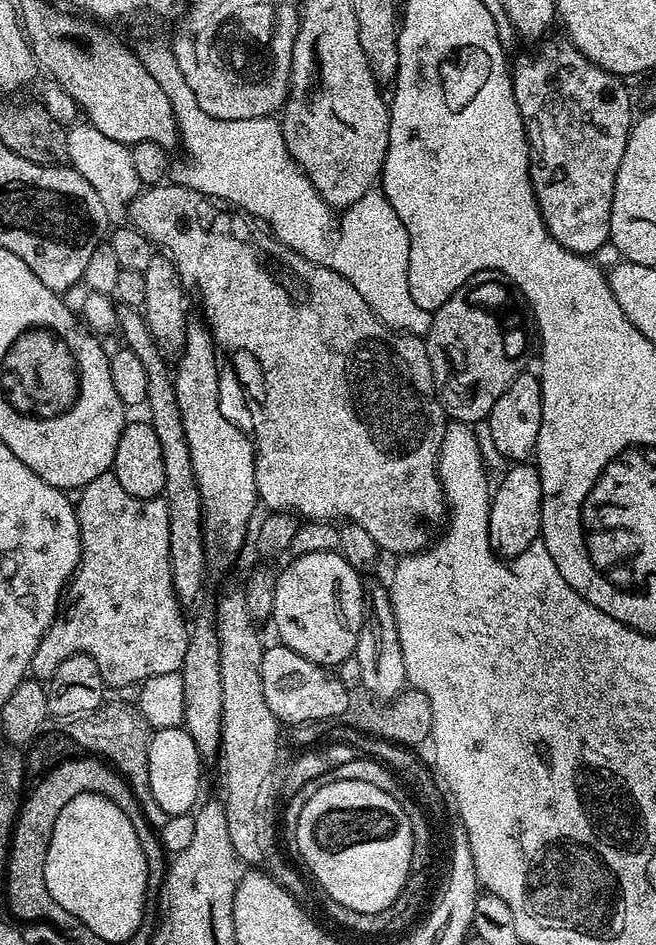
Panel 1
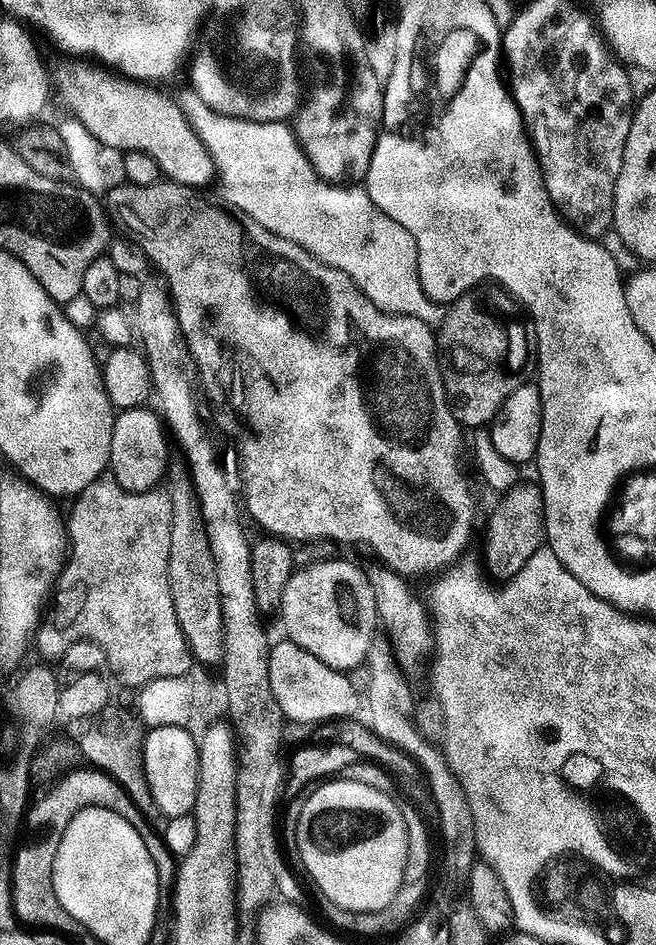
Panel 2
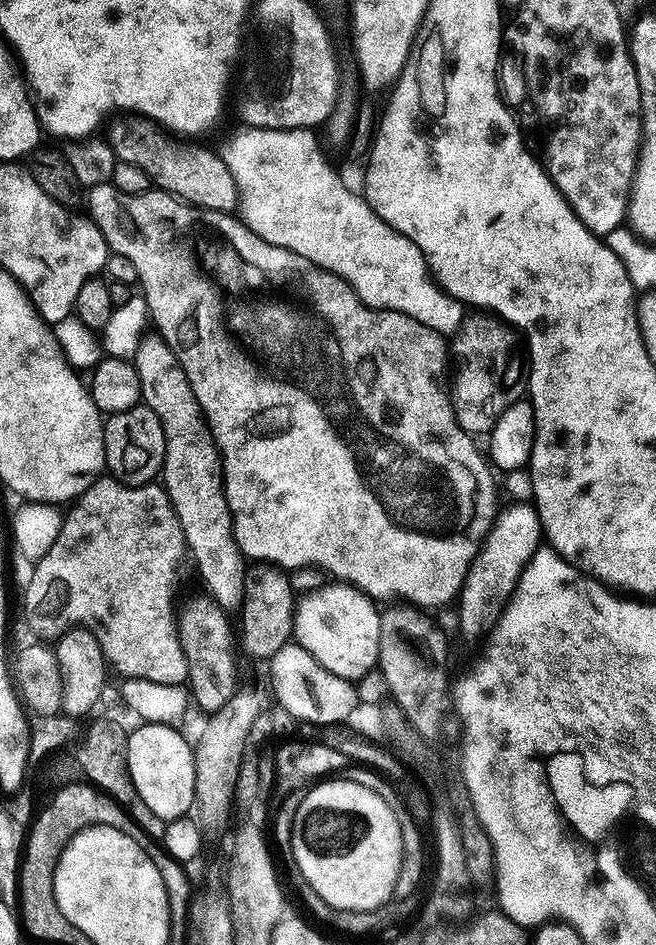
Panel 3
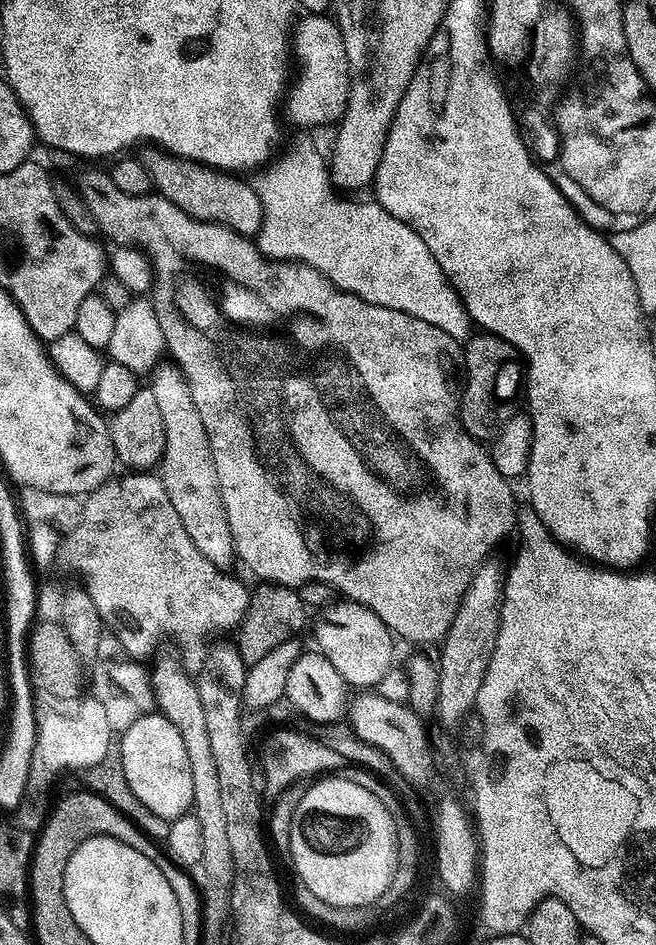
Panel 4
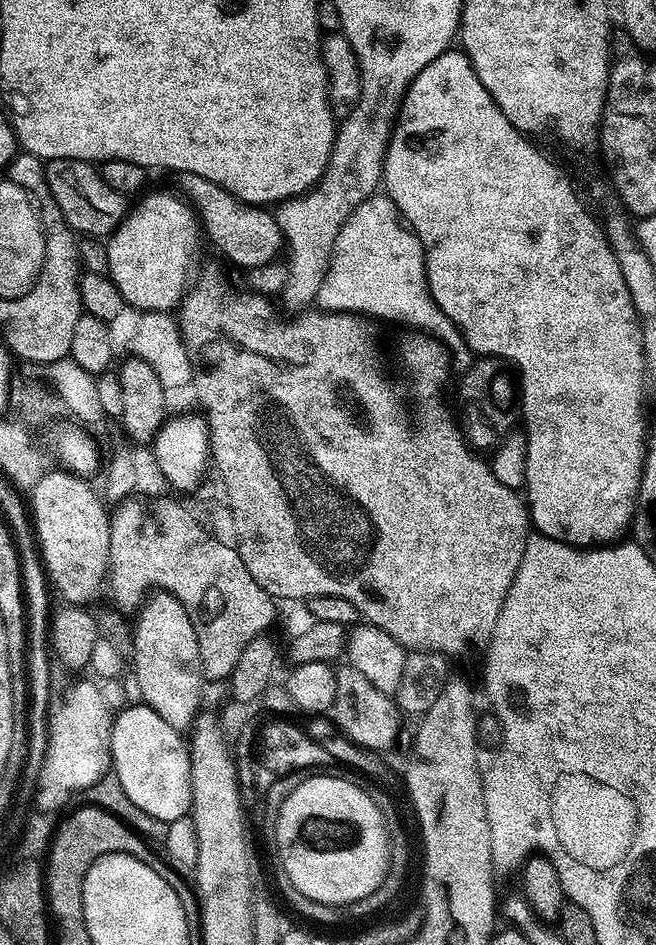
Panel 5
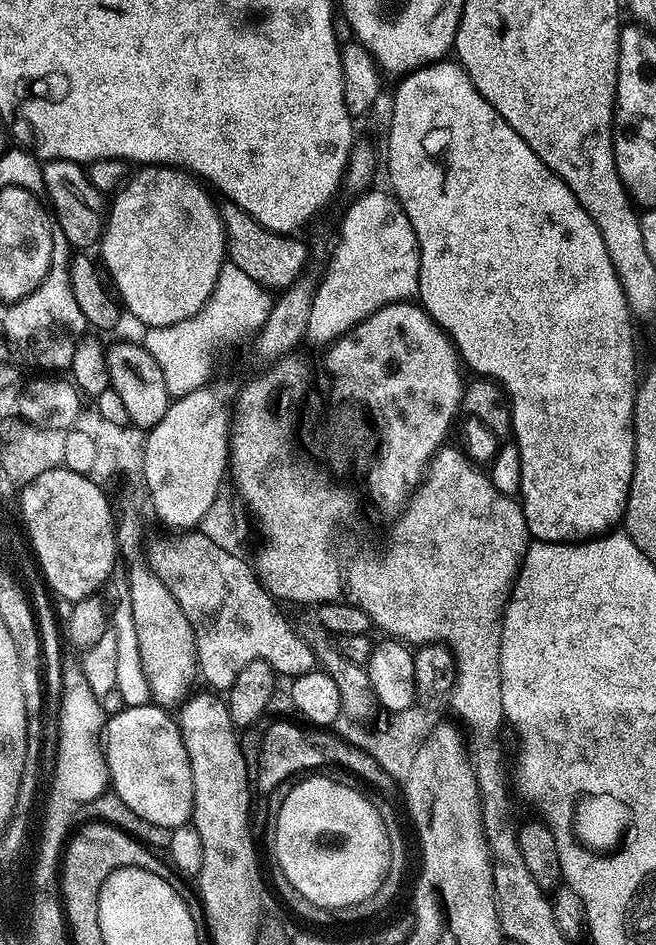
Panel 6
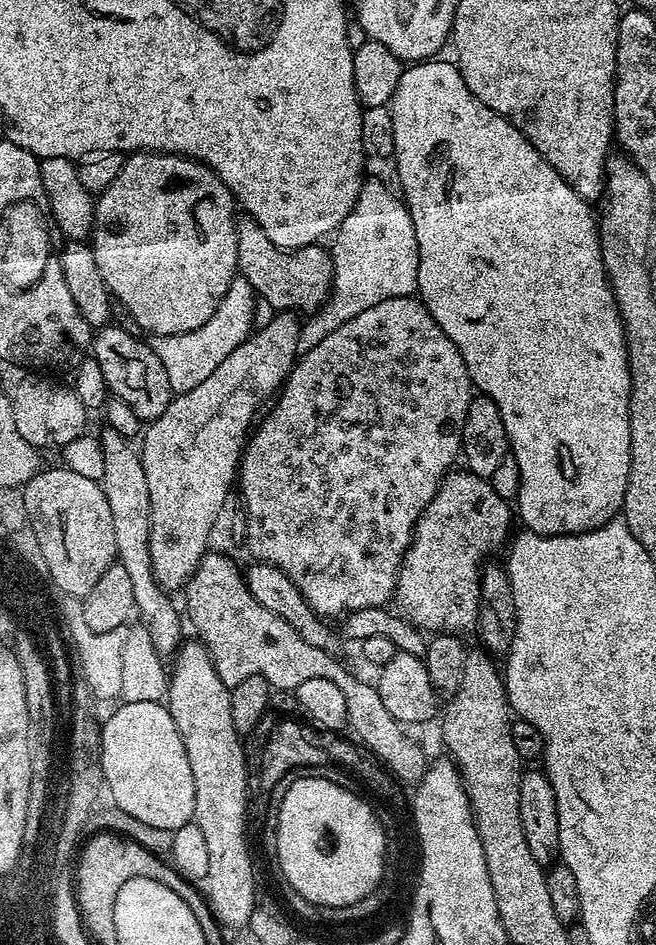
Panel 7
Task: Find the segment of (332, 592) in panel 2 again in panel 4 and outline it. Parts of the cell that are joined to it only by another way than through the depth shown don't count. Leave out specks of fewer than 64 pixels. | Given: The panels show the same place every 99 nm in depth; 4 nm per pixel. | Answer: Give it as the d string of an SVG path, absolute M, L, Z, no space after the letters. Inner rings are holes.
M351 602L340 603L344 604L332 604L325 610L324 621L316 628L319 651L323 652L330 666L342 674L345 685L356 690L375 689L382 682L386 670L394 666L392 632L384 625L382 618L378 618L378 614L366 606Z

